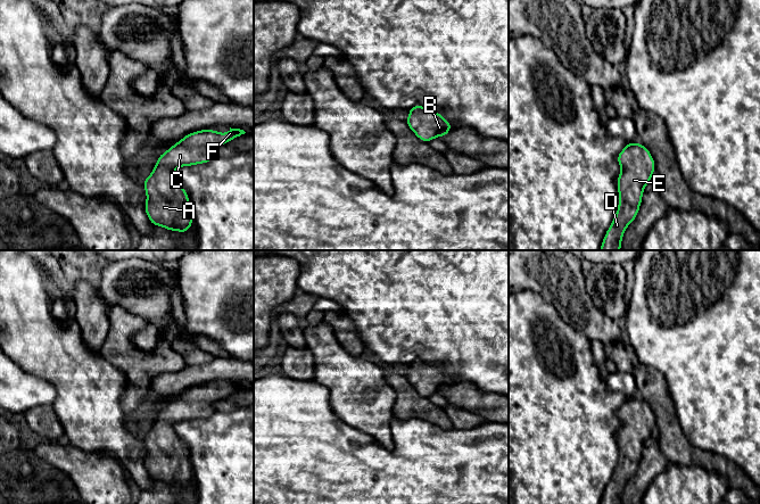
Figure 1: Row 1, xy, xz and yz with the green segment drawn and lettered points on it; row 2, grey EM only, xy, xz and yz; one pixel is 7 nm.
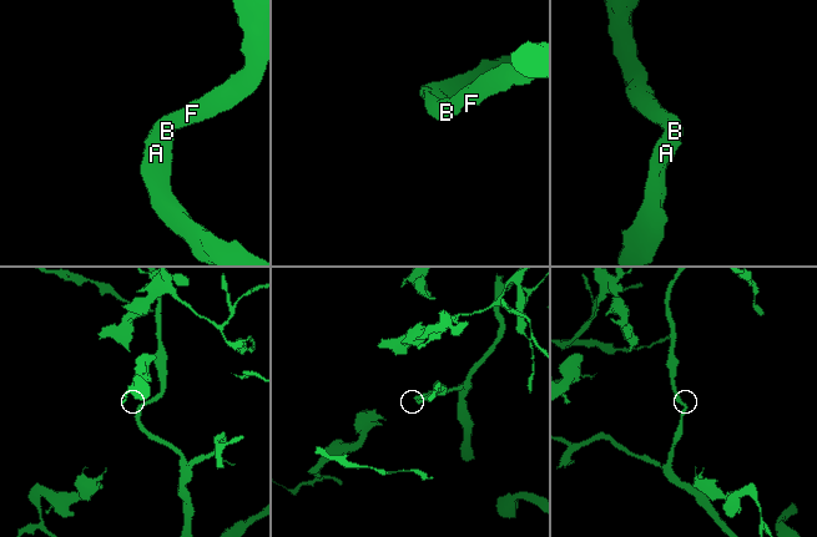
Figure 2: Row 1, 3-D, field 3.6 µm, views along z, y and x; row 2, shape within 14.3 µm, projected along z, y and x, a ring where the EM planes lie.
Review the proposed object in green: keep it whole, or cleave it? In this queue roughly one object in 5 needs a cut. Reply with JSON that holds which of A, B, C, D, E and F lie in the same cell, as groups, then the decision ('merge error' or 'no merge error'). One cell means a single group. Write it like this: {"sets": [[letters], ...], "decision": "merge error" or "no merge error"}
{"sets": [["A", "B", "C", "D", "E", "F"]], "decision": "no merge error"}

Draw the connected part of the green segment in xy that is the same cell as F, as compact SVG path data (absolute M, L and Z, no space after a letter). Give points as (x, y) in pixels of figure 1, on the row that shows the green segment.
M204 129L187 134L158 156L150 175L142 181L147 200L144 212L154 226L185 233L192 222L189 195L180 184L174 170L206 164L217 157L220 146L245 134L240 129L226 133Z

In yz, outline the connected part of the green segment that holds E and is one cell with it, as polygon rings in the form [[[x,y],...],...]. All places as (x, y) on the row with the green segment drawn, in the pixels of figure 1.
[[[634,141],[617,156],[621,172],[617,179],[619,205],[614,218],[609,226],[600,250],[620,250],[623,233],[635,221],[642,204],[643,192],[651,182],[655,171],[655,162],[650,150]]]

